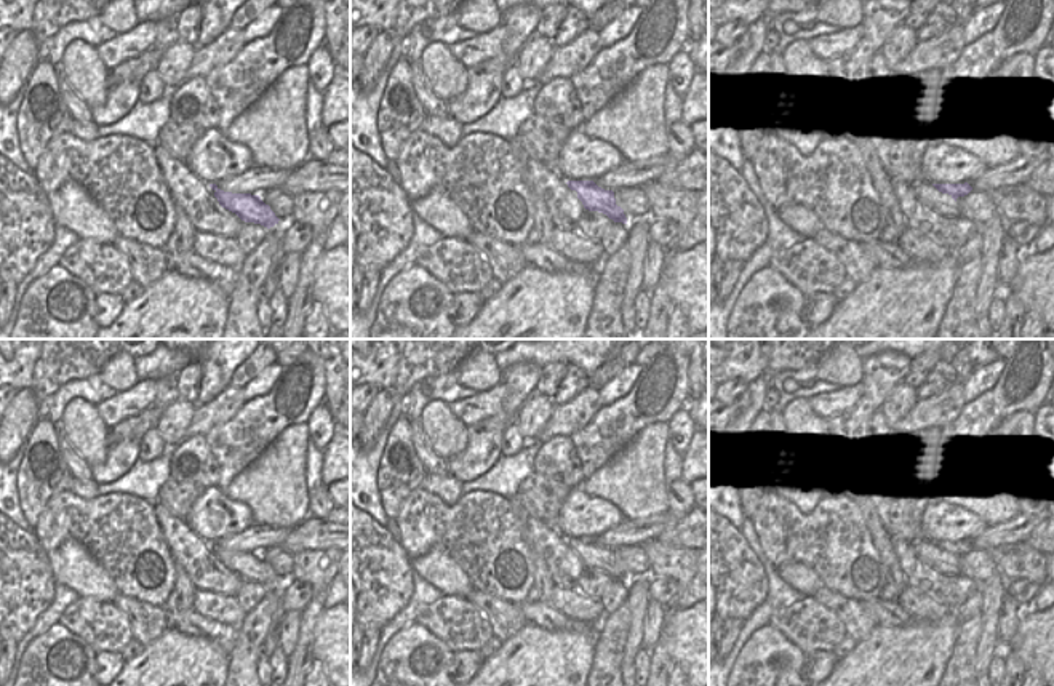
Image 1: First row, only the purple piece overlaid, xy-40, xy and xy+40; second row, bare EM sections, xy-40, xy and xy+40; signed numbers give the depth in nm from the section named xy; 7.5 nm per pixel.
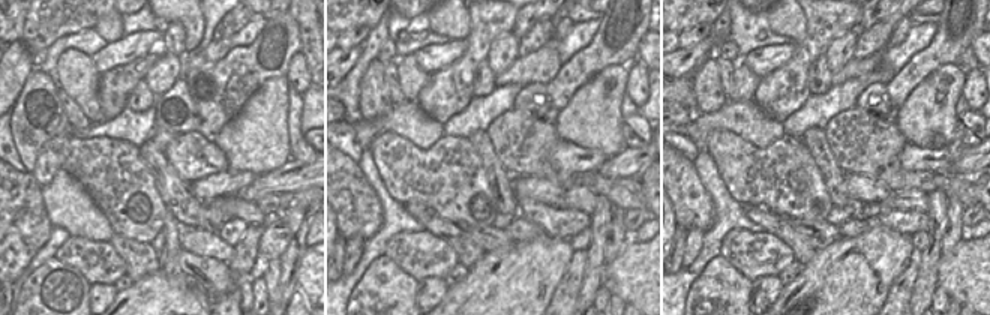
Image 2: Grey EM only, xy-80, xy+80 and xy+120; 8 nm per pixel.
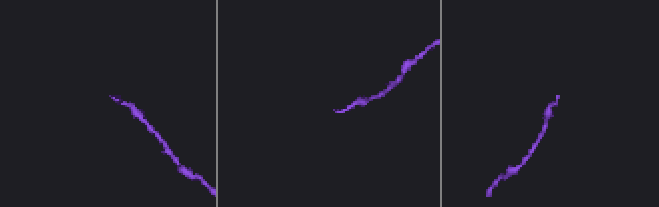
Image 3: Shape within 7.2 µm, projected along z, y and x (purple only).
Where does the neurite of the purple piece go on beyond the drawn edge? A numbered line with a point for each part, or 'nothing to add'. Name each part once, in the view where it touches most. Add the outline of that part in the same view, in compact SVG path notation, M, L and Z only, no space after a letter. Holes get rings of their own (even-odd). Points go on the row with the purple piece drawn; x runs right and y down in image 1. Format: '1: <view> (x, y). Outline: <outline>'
1: xy+40 (944, 203). Outline: M920 181L918 192L923 201L929 205L934 211L948 217L961 217L961 209L958 206L961 197L953 200L952 195L939 192L929 181Z

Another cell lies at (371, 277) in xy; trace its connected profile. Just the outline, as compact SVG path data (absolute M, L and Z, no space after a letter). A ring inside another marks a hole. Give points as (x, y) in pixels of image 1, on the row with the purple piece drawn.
M366 270L363 273L365 278L361 281L361 293L357 305L358 312L365 312L373 304L374 294L377 291L377 283L381 278L381 272L377 270Z

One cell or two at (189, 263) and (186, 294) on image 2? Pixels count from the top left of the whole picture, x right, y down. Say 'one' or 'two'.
two

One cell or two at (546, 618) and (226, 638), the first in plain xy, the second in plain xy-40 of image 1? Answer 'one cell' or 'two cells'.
one cell

